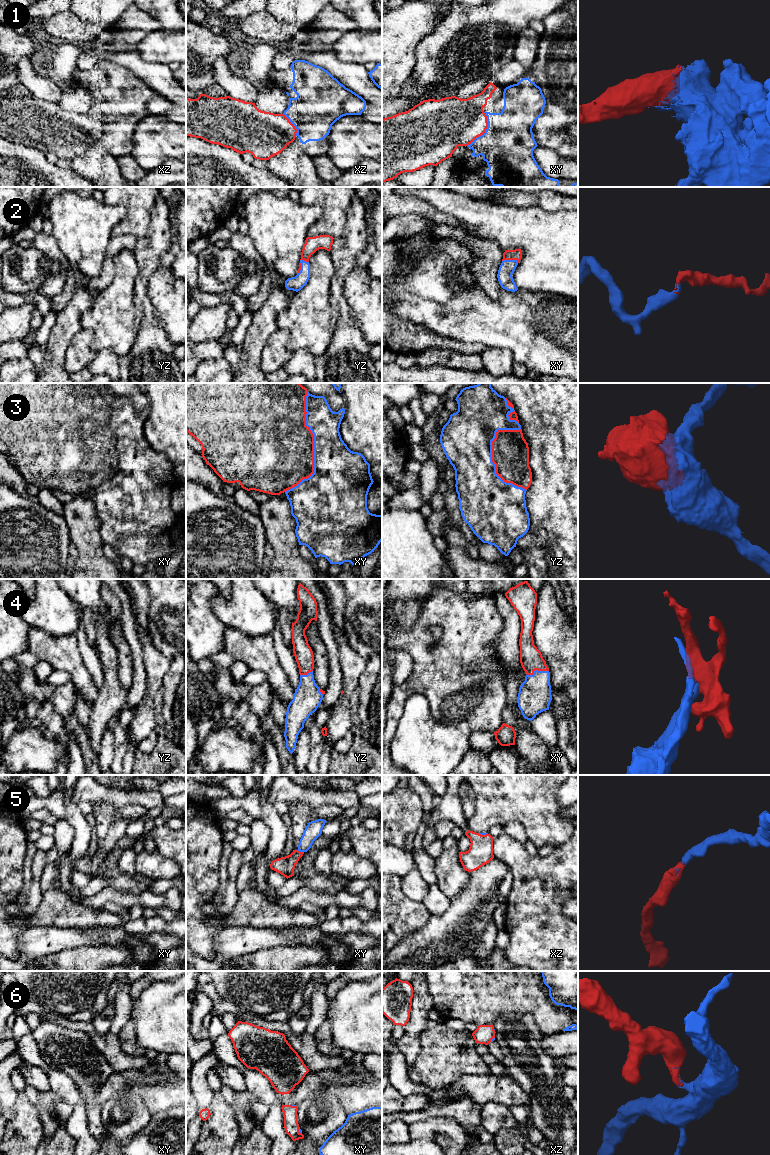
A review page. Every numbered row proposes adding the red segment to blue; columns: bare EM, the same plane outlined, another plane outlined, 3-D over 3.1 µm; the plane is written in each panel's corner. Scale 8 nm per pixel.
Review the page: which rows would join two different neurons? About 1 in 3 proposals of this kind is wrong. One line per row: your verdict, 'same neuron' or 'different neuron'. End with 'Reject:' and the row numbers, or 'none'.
1: different neuron
2: same neuron
3: same neuron
4: same neuron
5: same neuron
6: same neuron
Reject: 1

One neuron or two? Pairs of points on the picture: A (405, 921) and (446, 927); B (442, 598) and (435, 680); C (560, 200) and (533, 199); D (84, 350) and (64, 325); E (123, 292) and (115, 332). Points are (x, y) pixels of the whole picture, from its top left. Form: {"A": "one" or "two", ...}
{"A": "two", "B": "one", "C": "one", "D": "two", "E": "one"}

